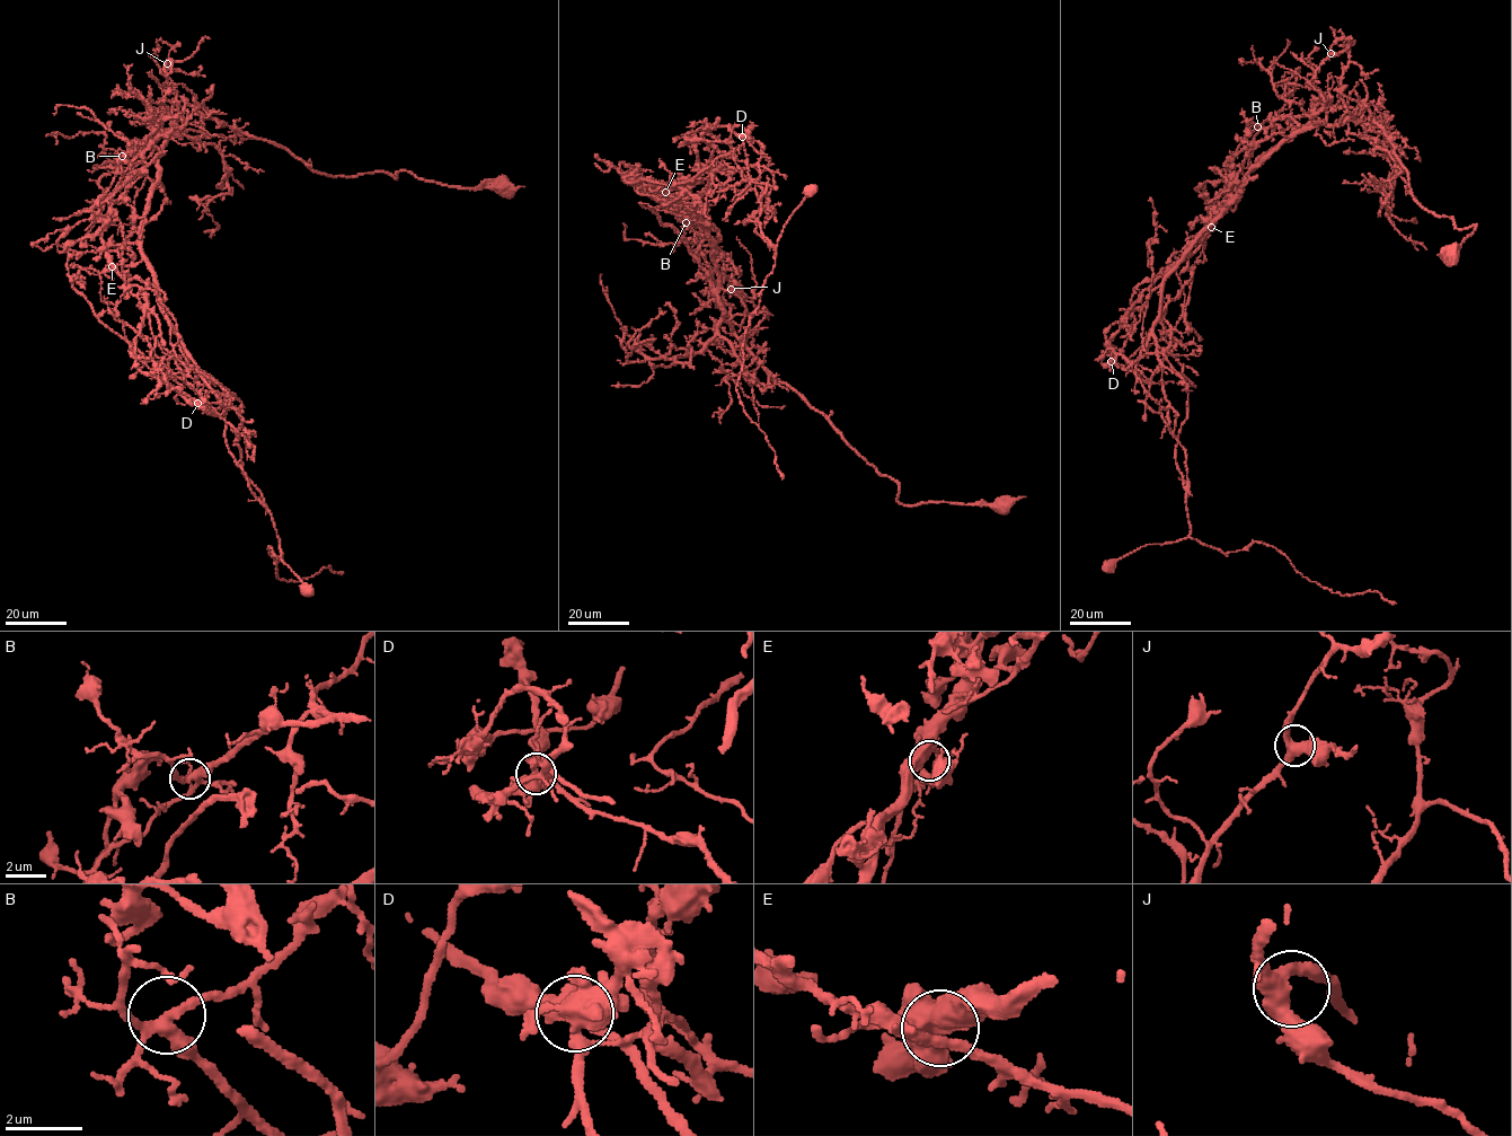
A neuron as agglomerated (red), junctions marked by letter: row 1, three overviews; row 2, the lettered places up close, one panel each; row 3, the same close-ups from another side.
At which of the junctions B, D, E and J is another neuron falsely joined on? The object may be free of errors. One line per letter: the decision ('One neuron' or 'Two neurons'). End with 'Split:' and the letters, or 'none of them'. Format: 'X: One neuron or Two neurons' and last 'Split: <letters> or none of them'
B: One neuron
D: Two neurons
E: One neuron
J: One neuron
Split: D

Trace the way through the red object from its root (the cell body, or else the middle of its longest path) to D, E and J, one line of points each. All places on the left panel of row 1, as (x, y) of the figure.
D: (504, 188), (407, 172), (329, 177), (186, 104), (158, 157), (140, 249), (170, 326), (220, 395), (197, 403)
E: (504, 188), (449, 186), (407, 172), (329, 177), (186, 104), (158, 157), (143, 258), (112, 266)
J: (504, 188), (449, 186), (407, 172), (329, 177), (186, 104), (166, 134), (167, 63)

